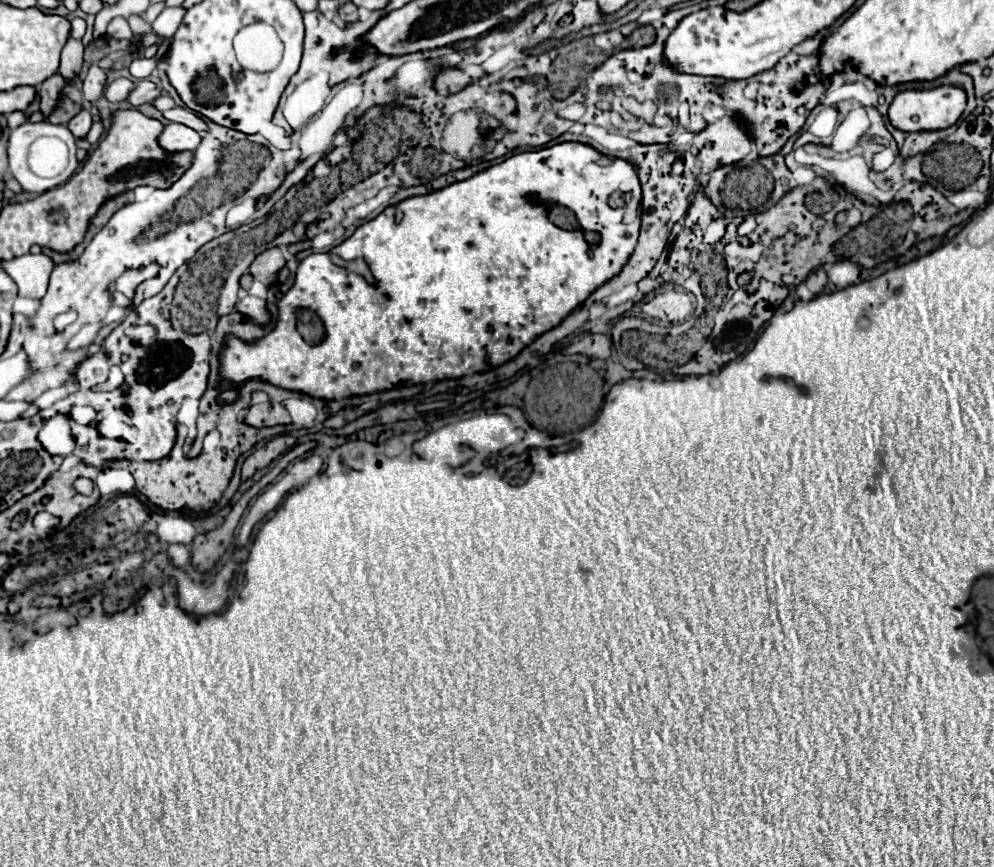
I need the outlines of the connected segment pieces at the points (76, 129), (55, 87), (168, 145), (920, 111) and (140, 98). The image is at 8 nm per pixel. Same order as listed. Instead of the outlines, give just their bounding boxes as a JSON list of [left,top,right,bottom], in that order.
[[68,104,92,138],[40,74,70,118],[158,122,202,152],[888,86,966,132],[128,80,162,106]]

